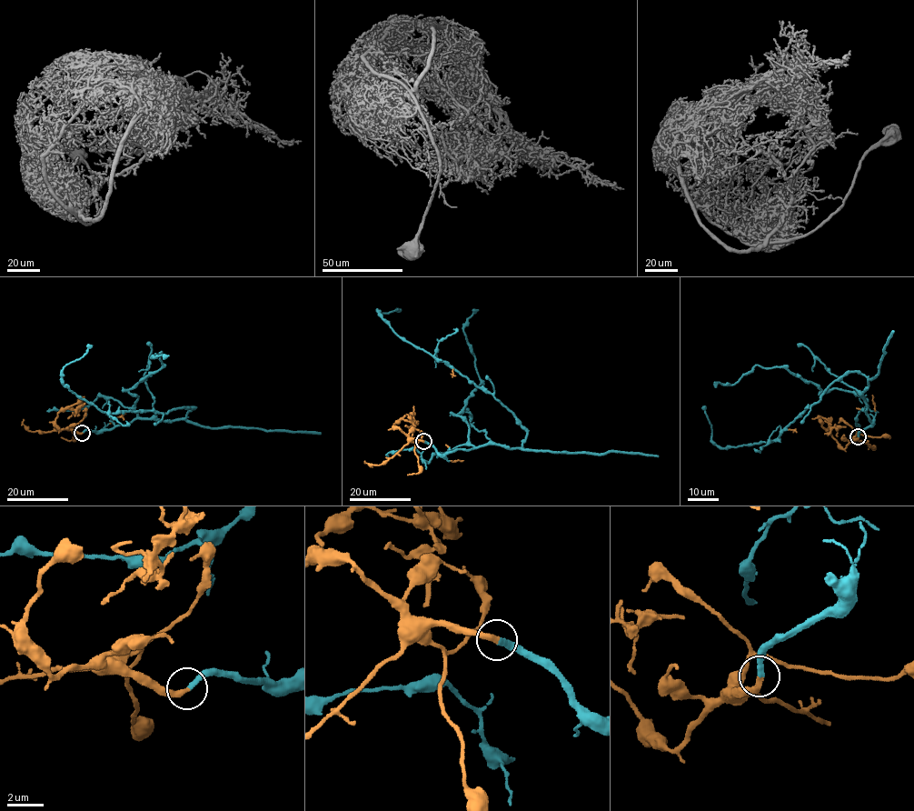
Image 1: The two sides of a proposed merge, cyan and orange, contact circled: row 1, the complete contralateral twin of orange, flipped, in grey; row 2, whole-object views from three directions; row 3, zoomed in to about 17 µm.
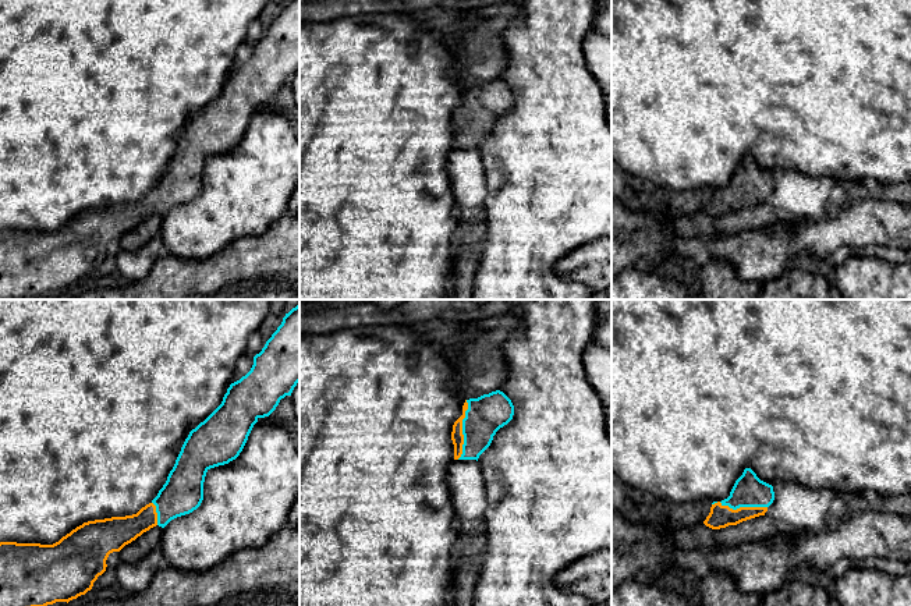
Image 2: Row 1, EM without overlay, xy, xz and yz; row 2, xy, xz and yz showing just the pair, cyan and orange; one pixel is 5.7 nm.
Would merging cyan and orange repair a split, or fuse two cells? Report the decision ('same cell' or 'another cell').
another cell

